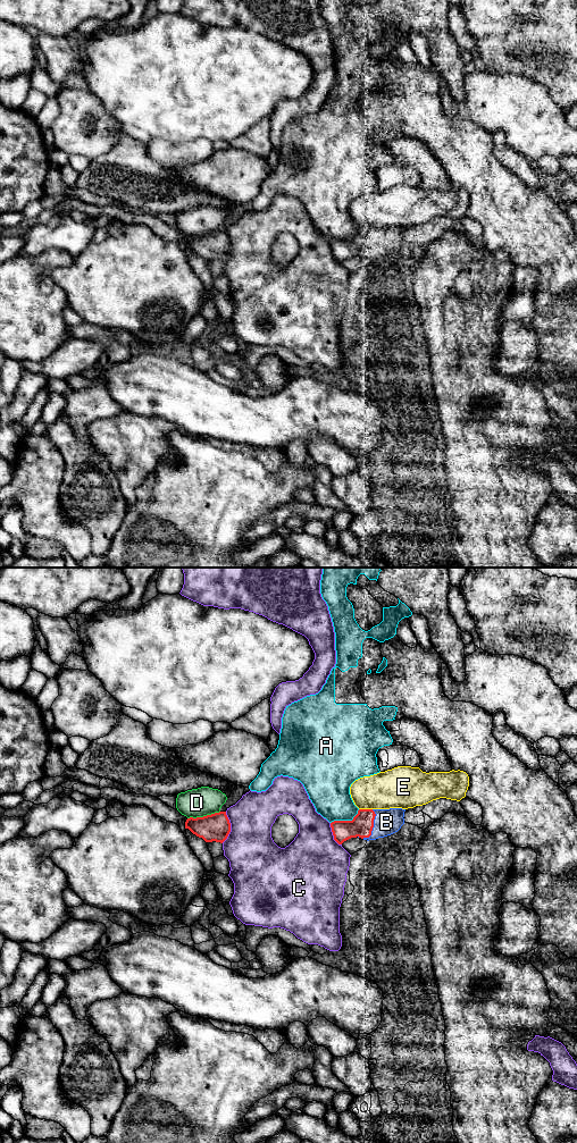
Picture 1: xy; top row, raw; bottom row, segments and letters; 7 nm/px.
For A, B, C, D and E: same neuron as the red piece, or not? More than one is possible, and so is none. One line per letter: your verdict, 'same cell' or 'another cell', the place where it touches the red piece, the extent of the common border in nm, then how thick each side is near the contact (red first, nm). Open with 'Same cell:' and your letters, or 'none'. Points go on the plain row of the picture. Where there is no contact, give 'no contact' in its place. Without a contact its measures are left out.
Same cell: B
A: another cell; meets red in xy at (345, 240); contact 220 nm long; 160 nm thick on the red side, 300 nm on the other
B: same cell; meets red in xy at (373, 245); contact 220 nm long; 160 nm thick on the red side, 180 nm on the other
C: another cell; meets red in xy at (230, 246); contact 220 nm long; 190 nm thick on the red side, 360 nm on the other
D: another cell; meets red in xy at (203, 235); contact 240 nm long; 190 nm thick on the red side, 200 nm on the other
E: another cell; meets red in xy at (366, 228); contact 100 nm long; 160 nm thick on the red side, 280 nm on the other

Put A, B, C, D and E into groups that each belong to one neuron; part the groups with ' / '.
A / B / C / D / E

